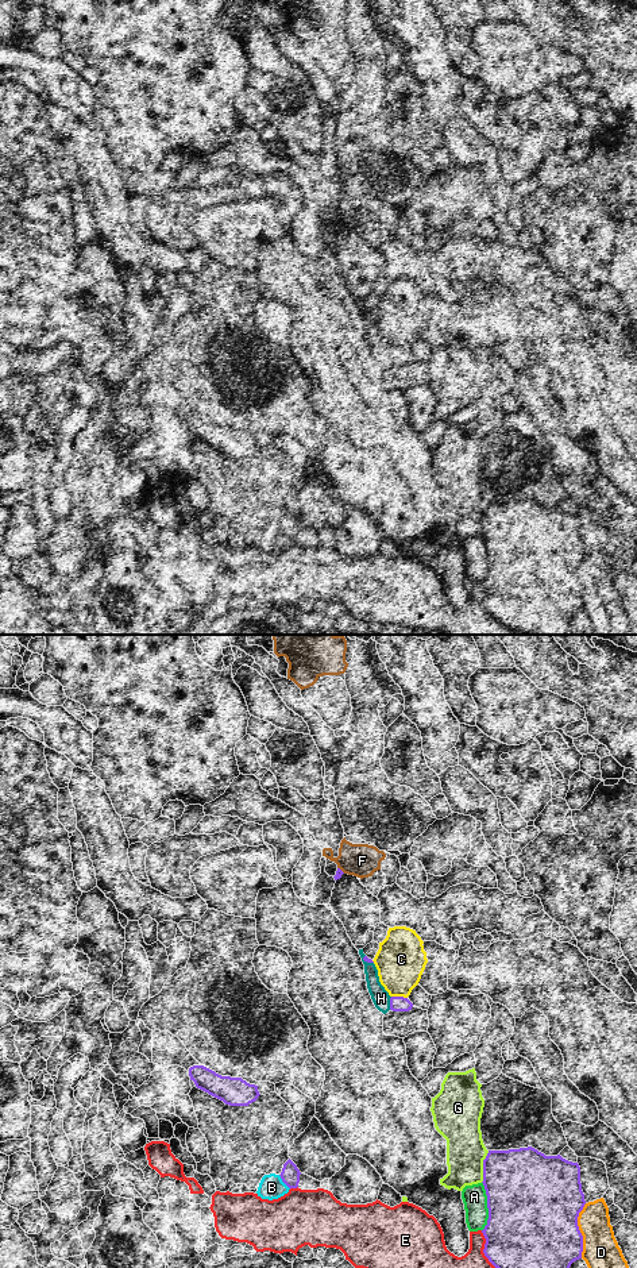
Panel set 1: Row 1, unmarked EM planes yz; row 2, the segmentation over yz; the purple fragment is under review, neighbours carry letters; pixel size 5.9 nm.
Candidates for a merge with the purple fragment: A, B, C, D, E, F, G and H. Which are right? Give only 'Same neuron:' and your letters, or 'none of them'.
Same neuron: none of them

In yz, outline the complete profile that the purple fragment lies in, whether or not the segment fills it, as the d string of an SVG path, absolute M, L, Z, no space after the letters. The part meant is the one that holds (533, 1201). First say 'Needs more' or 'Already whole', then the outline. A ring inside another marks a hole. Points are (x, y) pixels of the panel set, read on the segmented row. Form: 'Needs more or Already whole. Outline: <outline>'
Already whole. Outline: M532 1146L489 1151L482 1183L489 1209L483 1253L495 1268L570 1268L582 1259L578 1217L586 1200L578 1163L545 1156Z

